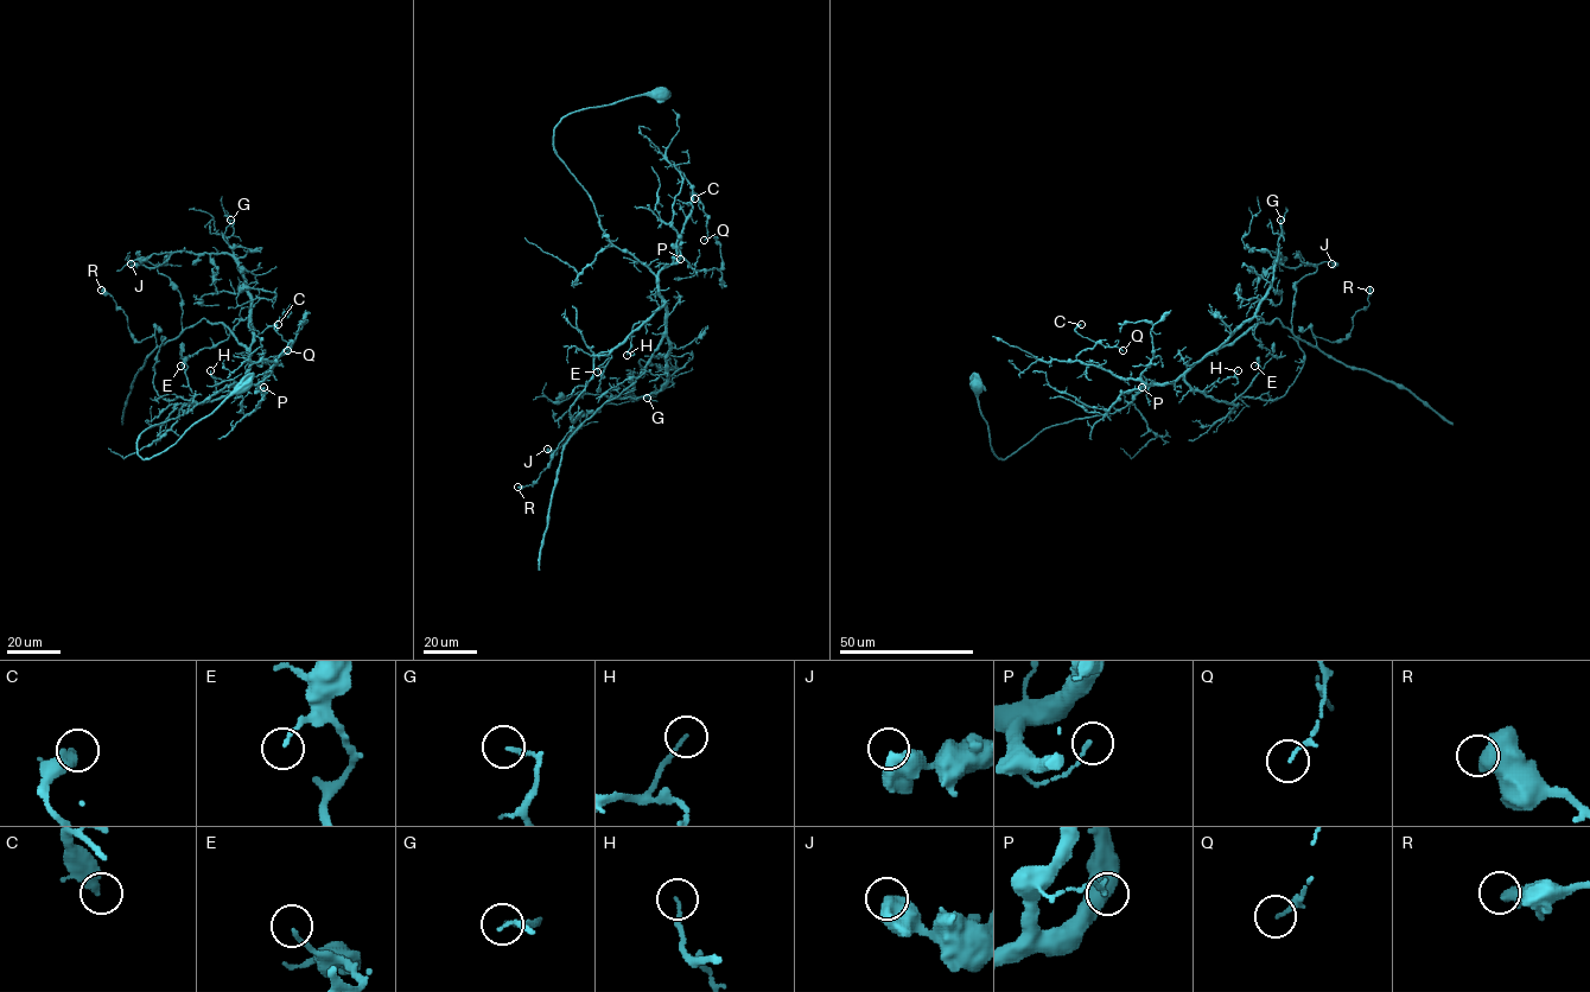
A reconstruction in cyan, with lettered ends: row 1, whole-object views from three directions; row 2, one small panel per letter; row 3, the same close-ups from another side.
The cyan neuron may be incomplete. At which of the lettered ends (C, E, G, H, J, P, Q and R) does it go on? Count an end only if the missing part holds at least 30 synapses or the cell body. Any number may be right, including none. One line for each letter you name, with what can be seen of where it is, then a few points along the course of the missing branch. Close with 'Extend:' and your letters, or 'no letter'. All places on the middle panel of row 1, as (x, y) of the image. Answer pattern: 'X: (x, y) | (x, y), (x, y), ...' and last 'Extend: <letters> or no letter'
Extend: no letter

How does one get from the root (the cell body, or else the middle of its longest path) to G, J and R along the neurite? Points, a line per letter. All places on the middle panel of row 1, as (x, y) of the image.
G: (660, 93), (573, 112), (553, 133), (554, 152), (590, 197), (605, 235), (656, 279), (667, 381), (647, 398)
J: (660, 93), (573, 112), (554, 128), (554, 152), (600, 229), (655, 275), (665, 330), (637, 379), (547, 449)
R: (660, 93), (554, 128), (600, 229), (655, 275), (665, 330), (640, 376), (517, 487)

